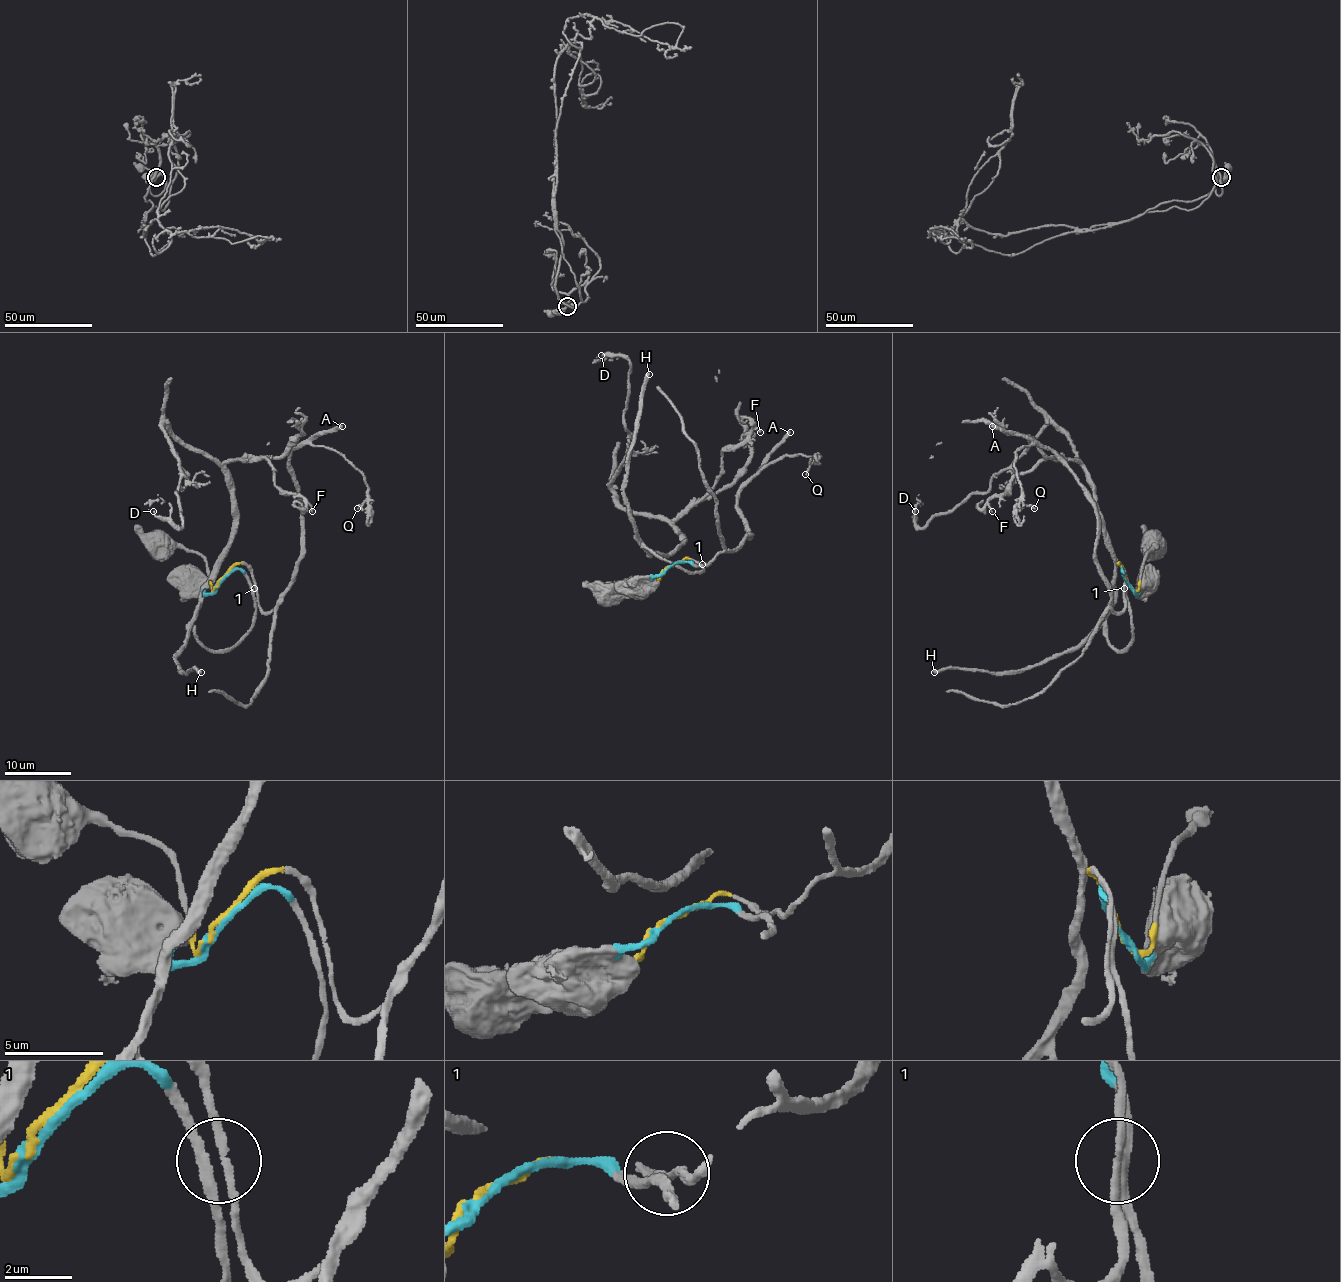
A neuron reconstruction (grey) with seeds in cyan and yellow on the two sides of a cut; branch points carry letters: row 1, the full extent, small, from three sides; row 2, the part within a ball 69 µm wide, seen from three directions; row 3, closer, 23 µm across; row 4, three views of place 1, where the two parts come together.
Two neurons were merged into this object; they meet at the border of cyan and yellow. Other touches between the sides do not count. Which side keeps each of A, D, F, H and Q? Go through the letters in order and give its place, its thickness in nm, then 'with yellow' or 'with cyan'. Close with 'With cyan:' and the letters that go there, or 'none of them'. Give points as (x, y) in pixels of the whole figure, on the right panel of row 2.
A: (992, 426) | 320 nm | with yellow
D: (915, 511) | 120 nm | with cyan
F: (992, 511) | 130 nm | with cyan
H: (934, 672) | 380 nm | with cyan
Q: (1034, 508) | 160 nm | with yellow
With cyan: D, F, H

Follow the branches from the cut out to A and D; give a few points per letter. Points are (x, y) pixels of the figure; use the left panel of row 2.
A: (221, 579), (244, 564), (258, 606), (276, 606), (302, 553), (289, 455), (342, 427)
D: (221, 579), (244, 574), (256, 619), (209, 651), (193, 614), (231, 483), (166, 423), (181, 528), (153, 511)

